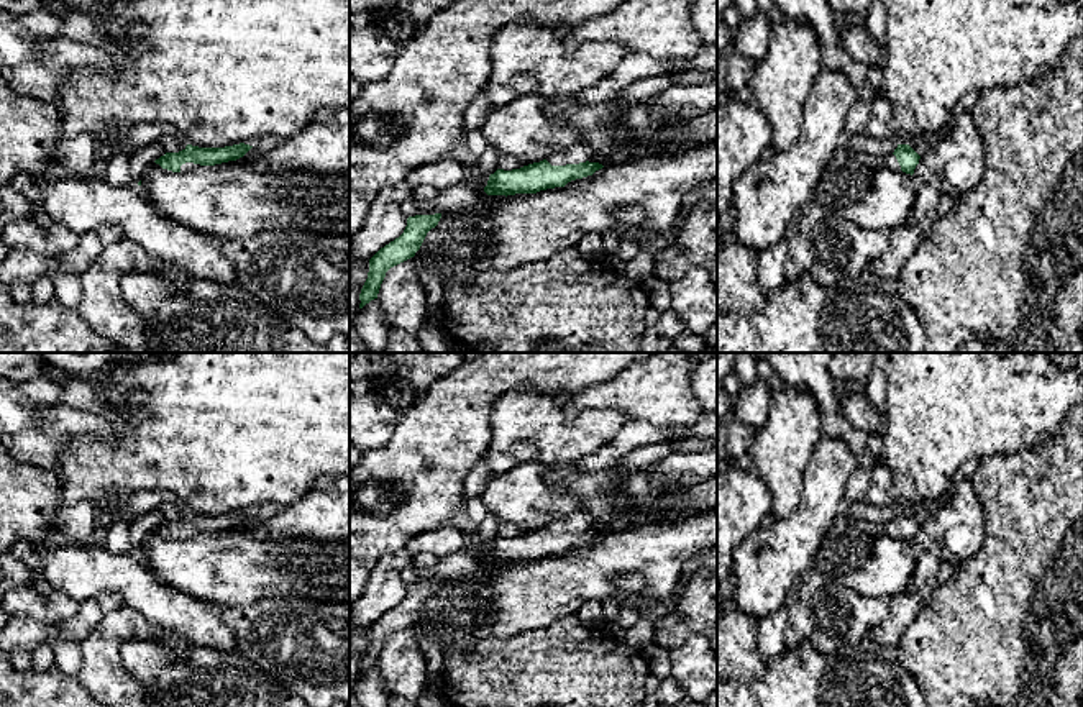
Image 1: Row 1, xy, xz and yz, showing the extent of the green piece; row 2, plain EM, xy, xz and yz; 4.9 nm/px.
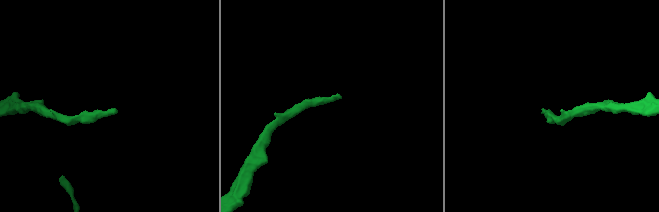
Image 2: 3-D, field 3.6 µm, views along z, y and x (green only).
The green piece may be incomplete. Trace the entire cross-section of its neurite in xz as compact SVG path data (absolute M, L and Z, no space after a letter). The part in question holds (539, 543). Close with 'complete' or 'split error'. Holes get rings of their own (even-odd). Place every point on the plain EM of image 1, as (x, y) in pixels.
M583 512L520 536L497 536L489 543L484 559L487 563L537 561L540 558L564 554L568 550L592 543L604 533L589 530Z; split error

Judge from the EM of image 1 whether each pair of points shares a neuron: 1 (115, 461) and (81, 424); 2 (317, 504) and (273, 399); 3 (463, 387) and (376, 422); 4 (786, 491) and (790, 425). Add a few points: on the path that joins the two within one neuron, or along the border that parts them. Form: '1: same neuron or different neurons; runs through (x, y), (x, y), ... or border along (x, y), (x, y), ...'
1: different neurons; border along (114, 428), (110, 442), (74, 435), (59, 458)
2: different neurons; border along (332, 476), (319, 476), (299, 499), (283, 507)
3: different neurons; border along (402, 412), (392, 437), (383, 447)
4: same neuron; runs through (786, 474), (786, 442)

